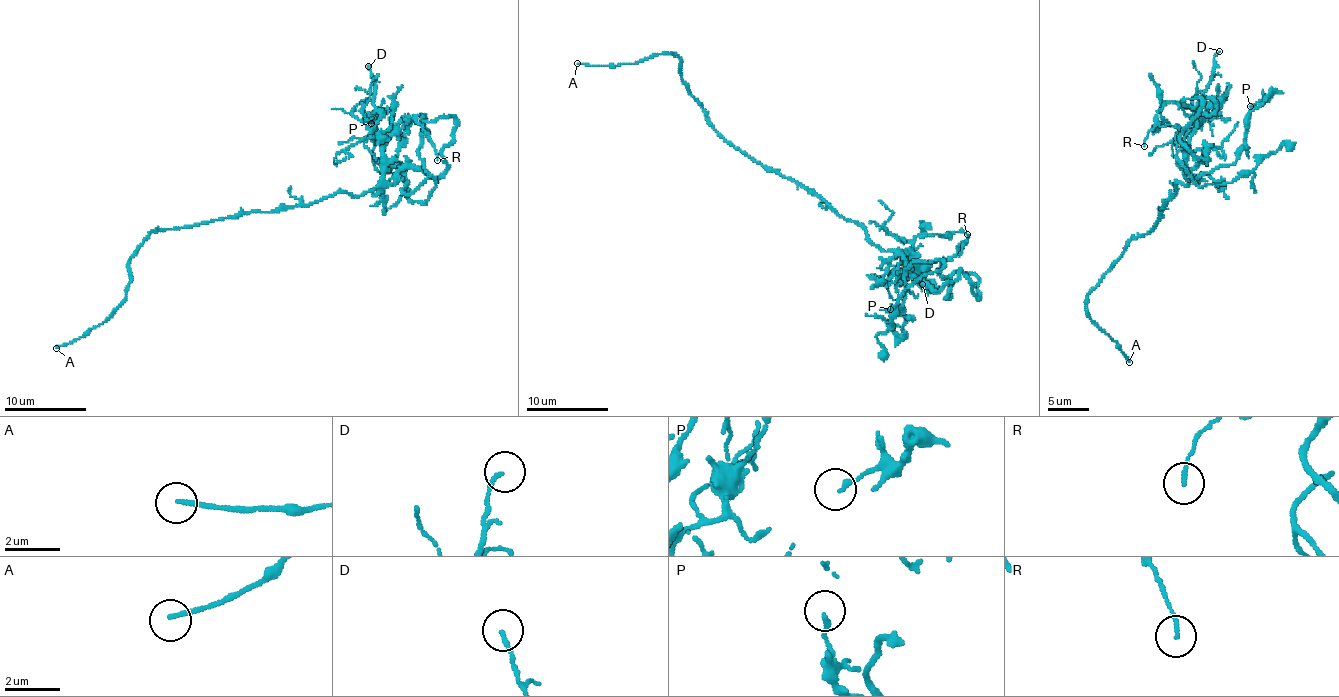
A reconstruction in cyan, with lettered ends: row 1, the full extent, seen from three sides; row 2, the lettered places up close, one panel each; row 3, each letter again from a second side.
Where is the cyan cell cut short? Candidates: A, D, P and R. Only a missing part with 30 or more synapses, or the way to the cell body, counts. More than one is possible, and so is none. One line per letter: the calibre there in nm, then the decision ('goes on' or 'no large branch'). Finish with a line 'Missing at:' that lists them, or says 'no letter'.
A: calibre 150 nm; goes on
D: calibre 140 nm; no large branch
P: calibre 170 nm; no large branch
R: calibre 120 nm; no large branch
Missing at: A

